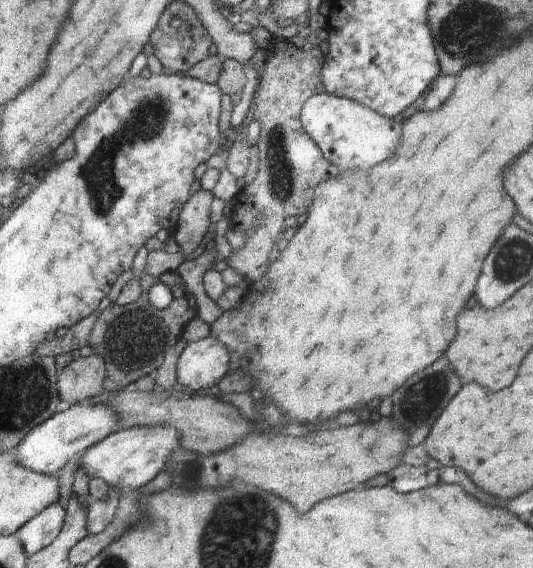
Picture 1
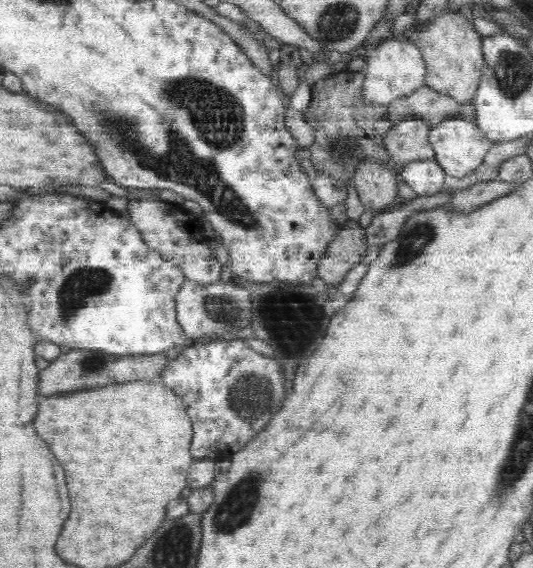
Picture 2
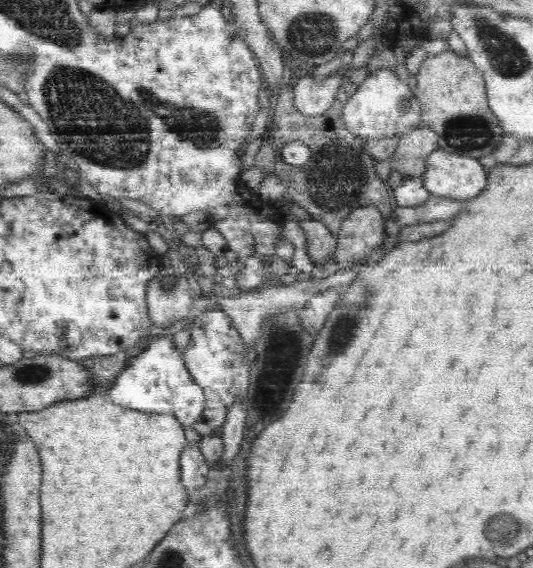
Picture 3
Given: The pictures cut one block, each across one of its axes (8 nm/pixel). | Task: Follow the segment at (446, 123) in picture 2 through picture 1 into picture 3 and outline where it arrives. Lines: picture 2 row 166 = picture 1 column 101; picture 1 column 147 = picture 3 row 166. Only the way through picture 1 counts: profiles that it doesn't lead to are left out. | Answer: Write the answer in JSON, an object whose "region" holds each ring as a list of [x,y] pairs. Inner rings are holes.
{"region":[[[438,148],[429,154],[422,177],[424,186],[430,194],[461,201],[477,197],[487,187],[487,170],[479,158],[464,156],[463,153],[451,153],[447,149]]]}

